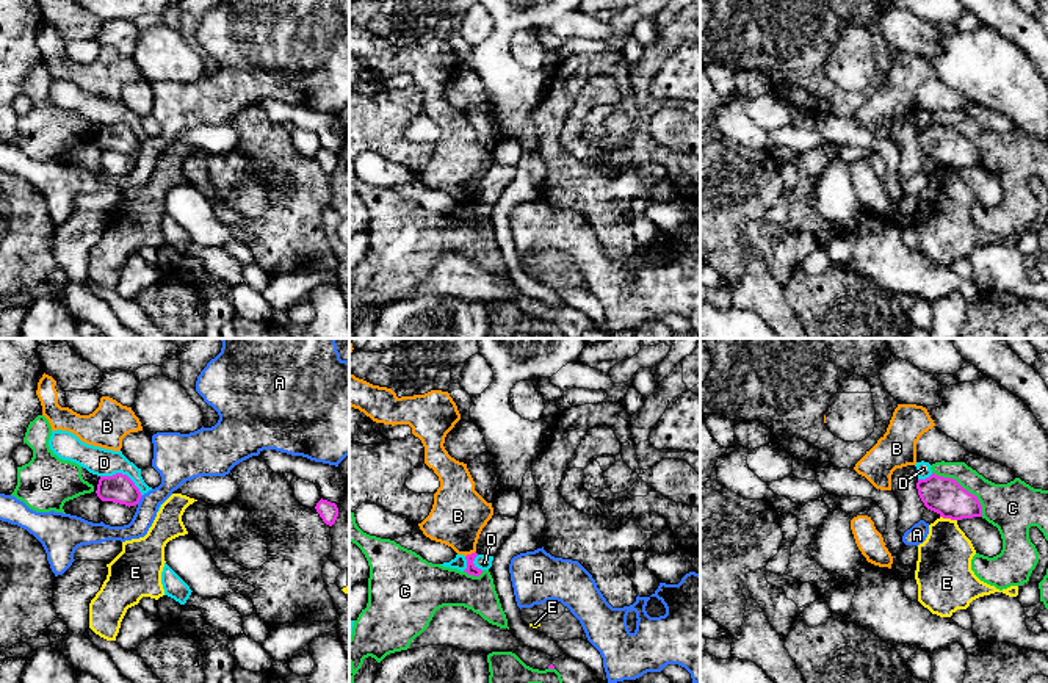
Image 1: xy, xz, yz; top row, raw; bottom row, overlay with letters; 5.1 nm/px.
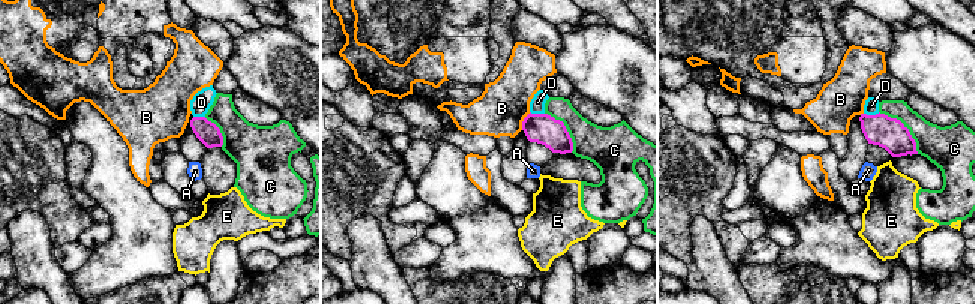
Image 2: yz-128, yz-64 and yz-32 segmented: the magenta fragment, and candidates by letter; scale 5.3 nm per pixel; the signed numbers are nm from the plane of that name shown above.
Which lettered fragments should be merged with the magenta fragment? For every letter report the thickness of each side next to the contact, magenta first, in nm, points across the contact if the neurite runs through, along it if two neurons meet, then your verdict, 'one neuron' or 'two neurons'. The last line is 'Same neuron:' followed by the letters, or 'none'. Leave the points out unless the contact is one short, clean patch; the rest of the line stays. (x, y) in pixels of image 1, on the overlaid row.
A: 150 nm thick on the magenta side, 190 nm on the other; two neurons
B: 50 nm thick on the magenta side, 280 nm on the other; border along xz (475, 550), (466, 556); two neurons
C: 190 nm thick on the magenta side, 240 nm on the other; two neurons
D: 150 nm thick on the magenta side, 140 nm on the other; border along xy (101, 475), (124, 473), (141, 495); two neurons
E: 190 nm thick on the magenta side, 280 nm on the other; two neurons
Same neuron: none

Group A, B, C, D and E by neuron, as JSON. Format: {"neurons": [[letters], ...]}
{"neurons": [["A"], ["B"], ["C"], ["D"], ["E"]]}

